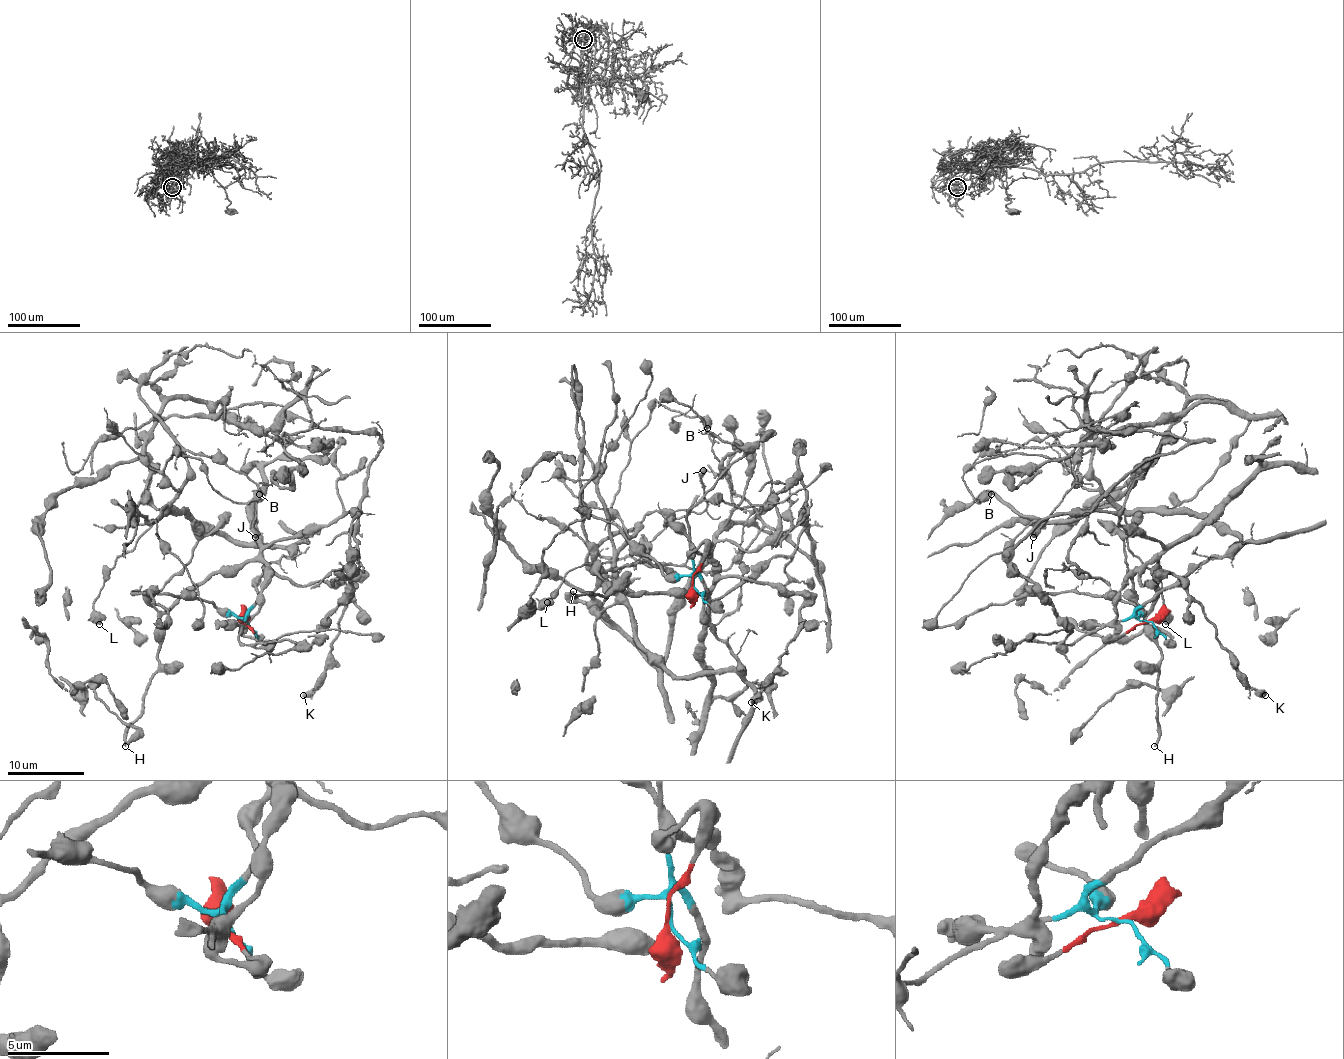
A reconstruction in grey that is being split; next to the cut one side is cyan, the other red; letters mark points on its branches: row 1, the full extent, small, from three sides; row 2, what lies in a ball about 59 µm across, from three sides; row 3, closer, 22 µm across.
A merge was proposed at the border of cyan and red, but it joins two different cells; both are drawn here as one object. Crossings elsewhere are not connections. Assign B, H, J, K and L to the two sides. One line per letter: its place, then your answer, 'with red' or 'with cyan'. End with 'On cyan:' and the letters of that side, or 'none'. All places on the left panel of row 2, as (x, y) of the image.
B: at (259, 494); with cyan
H: at (125, 746); with red
J: at (255, 537); with cyan
K: at (303, 695); with red
L: at (99, 624); with cyan
On cyan: B, J, L

